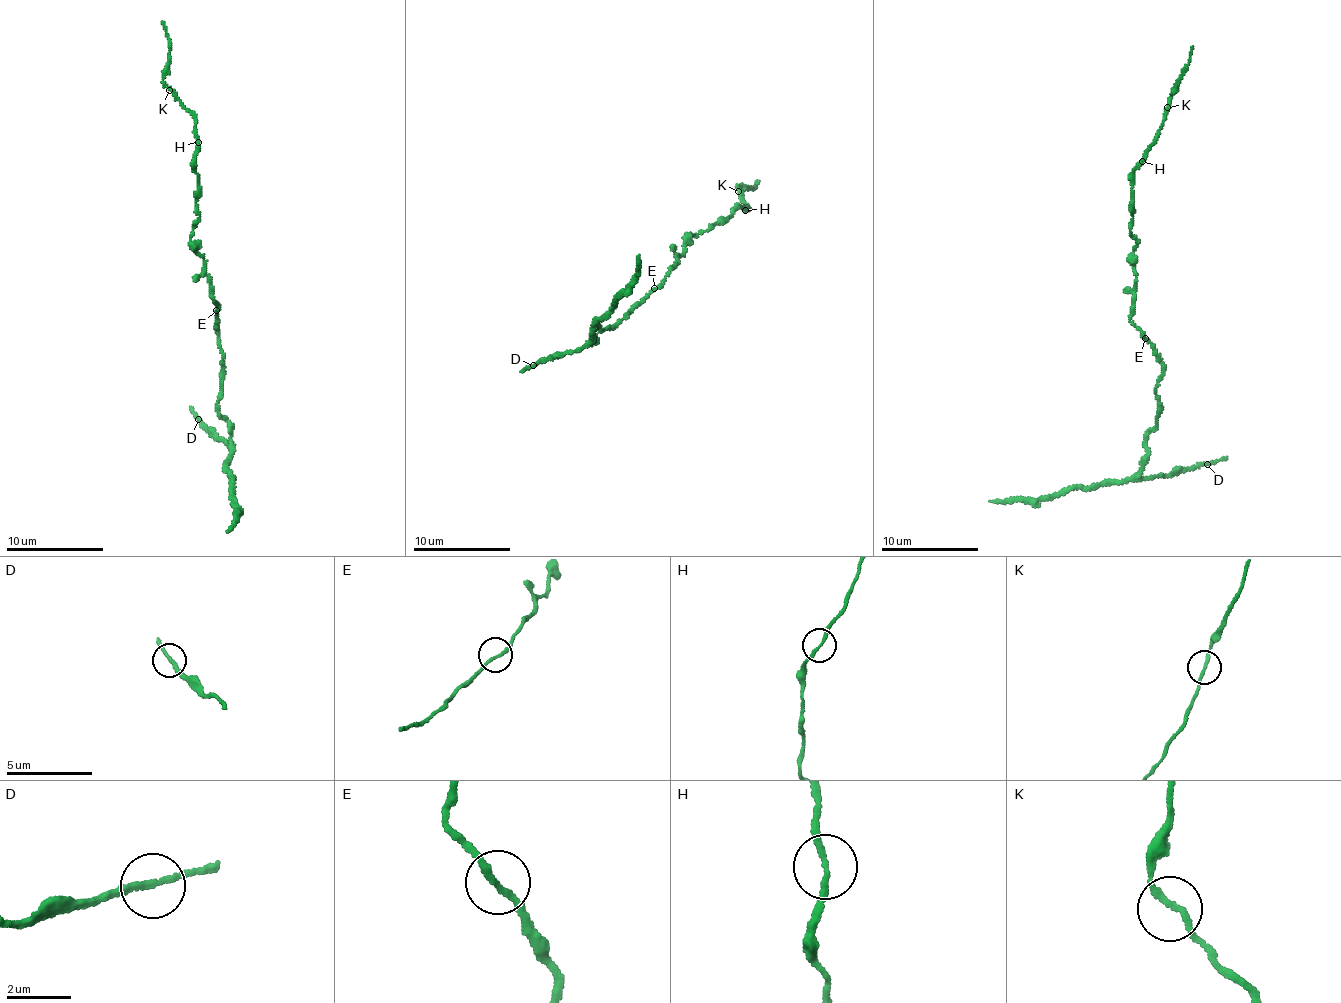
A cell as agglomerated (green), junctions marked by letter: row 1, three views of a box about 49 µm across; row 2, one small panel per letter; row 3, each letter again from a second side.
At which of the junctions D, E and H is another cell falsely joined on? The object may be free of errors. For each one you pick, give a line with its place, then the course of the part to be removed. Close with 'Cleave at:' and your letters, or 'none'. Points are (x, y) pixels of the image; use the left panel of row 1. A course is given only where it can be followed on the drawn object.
Cleave at: none

